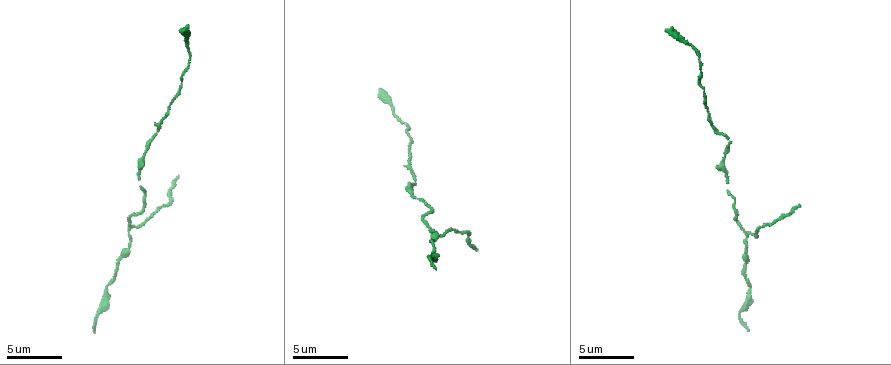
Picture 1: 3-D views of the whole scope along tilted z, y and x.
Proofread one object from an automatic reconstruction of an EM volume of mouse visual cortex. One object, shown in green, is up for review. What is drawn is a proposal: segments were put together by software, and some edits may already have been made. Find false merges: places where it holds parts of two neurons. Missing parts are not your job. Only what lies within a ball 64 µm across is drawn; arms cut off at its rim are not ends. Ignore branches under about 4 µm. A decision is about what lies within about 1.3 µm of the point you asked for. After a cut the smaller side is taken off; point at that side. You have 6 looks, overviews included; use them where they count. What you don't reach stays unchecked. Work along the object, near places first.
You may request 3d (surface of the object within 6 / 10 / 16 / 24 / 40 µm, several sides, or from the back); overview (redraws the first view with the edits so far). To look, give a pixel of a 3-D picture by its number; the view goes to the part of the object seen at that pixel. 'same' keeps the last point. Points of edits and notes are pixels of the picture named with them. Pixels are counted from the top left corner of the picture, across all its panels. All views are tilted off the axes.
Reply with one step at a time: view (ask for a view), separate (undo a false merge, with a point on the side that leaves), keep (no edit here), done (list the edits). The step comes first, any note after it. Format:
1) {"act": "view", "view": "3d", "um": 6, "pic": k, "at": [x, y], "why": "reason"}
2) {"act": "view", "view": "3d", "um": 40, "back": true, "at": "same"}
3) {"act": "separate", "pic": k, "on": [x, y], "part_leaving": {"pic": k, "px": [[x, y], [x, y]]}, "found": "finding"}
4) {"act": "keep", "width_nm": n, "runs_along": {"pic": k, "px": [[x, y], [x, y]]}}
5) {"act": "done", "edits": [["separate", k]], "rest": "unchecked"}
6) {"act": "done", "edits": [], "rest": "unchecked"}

{"act": "view", "view": "3d", "um": 10, "pic": 1, "at": [171, 203], "why": "thick turns thin"}

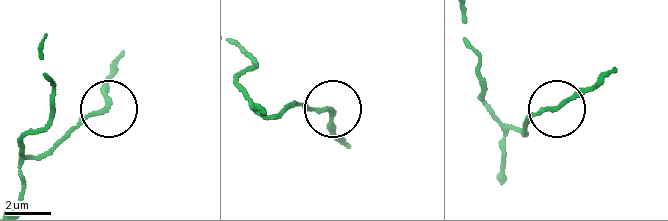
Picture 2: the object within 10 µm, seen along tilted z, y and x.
{"act": "view", "view": "3d", "um": 6, "pic": 2, "at": [328, 113], "why": "closer look"}

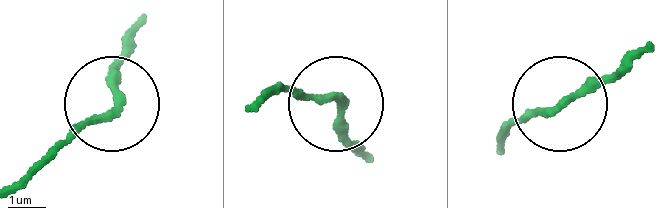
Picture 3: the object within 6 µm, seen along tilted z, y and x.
{"act": "keep", "width_nm": 180, "runs_along": {"pic": 3, "px": [[503, 148], [513, 126], [631, 52]]}, "found": "all the same neuron"}

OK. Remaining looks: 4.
{"act": "view", "view": "3d", "um": 10, "pic": 1, "at": [749, 234]}

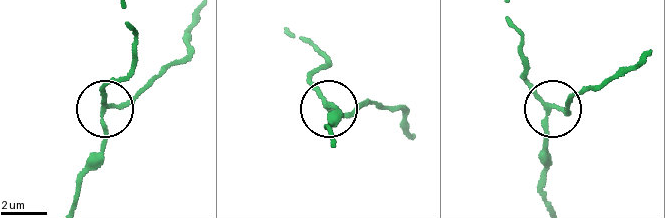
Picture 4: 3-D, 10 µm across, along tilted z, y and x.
{"act": "keep", "arms": 3, "found": "one neuron here"}

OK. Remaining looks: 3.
{"act": "view", "view": "3d", "um": 10, "pic": 1, "at": [728, 173], "why": "branch point"}

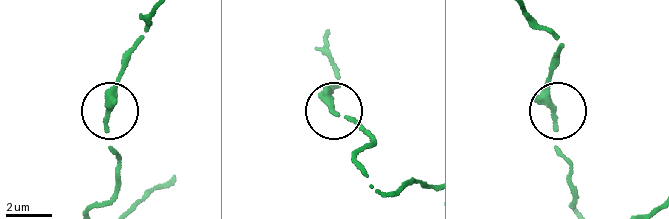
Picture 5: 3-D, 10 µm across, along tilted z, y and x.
{"act": "keep", "width_nm": 230, "runs_along": {"pic": 5, "px": [[108, 112], [106, 134], [119, 170]]}, "found": "one neuron here"}

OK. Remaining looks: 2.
{"act": "done", "edits": [], "rest": "unchecked"}

